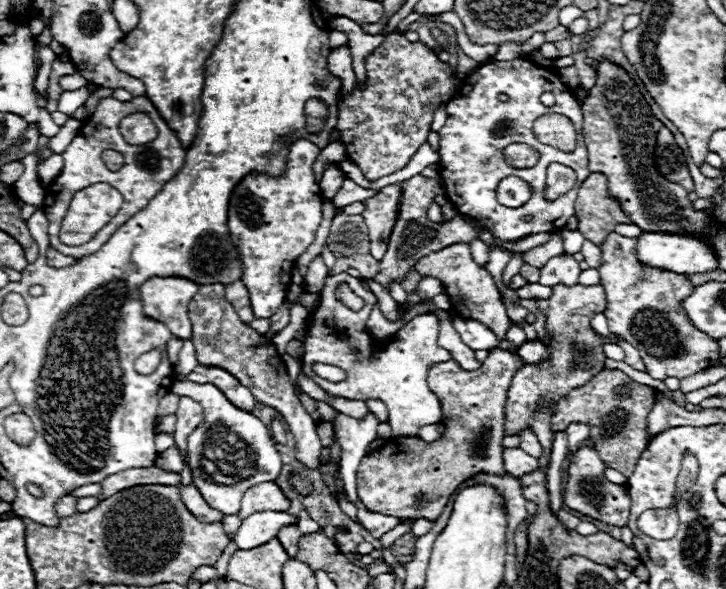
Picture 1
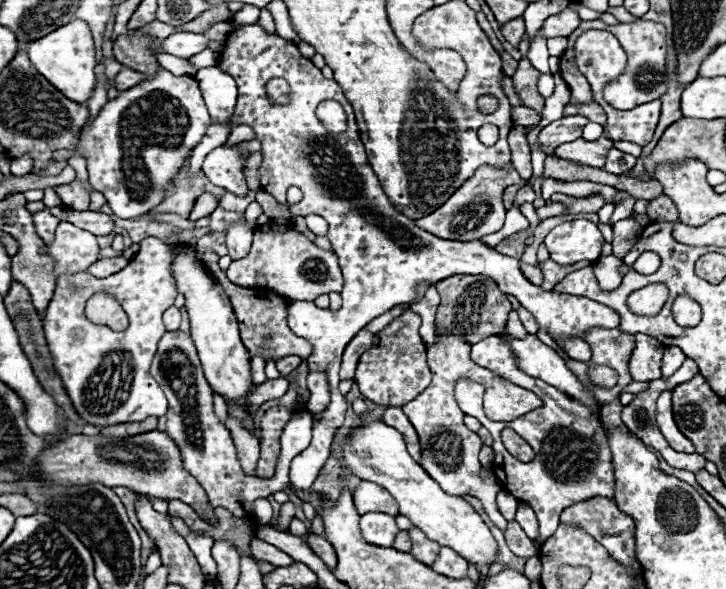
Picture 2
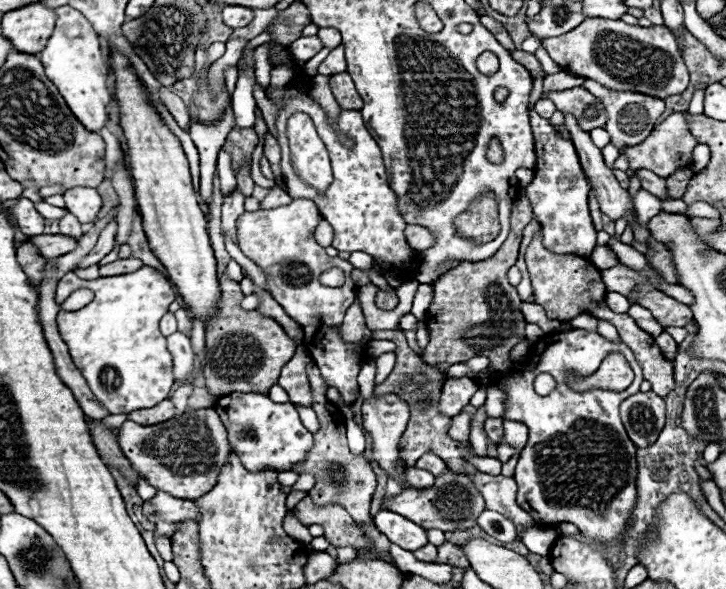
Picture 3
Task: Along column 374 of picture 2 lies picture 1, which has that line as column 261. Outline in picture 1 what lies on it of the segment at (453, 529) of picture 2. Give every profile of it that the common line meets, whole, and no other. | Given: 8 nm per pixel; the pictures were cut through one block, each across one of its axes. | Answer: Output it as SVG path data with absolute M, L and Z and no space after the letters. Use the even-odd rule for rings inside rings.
M174 380L172 392L178 396L192 396L204 406L204 422L188 438L188 462L194 474L194 486L202 498L222 514L238 514L240 500L252 484L274 482L280 476L282 460L272 442L270 428L250 412L232 406L214 384L198 384L190 380ZM208 448L220 448L216 454L206 456ZM226 454L226 456L222 456Z

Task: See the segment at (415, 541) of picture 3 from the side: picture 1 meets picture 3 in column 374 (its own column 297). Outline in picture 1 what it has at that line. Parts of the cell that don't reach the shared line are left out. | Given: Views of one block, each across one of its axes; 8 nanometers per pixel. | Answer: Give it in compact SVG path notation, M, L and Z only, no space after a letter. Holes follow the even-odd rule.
M272 510L256 512L242 520L242 526L234 540L238 548L256 548L276 538L282 526L298 524L298 520L300 518L290 512L272 512Z

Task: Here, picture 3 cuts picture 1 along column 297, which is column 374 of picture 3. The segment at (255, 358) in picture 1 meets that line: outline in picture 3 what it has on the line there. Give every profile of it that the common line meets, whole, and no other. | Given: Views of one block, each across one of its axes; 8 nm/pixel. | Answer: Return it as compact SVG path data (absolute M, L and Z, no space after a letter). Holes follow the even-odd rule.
M398 394L370 396L362 402L364 428L374 440L374 458L388 472L394 472L398 458L398 440L406 430L410 418L410 408L404 398Z

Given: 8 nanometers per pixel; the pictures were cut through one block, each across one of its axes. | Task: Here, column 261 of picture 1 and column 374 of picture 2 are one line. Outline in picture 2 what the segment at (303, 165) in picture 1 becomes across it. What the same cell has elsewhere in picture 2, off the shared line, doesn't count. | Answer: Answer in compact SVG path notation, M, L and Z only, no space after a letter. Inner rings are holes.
M260 24L242 26L226 38L226 50L218 58L218 68L228 72L238 84L238 102L228 120L230 130L238 124L246 124L262 144L262 164L258 168L262 190L272 194L280 204L288 204L286 190L298 186L302 190L302 200L298 204L288 204L290 212L294 216L318 214L328 222L328 238L344 272L344 302L340 310L320 310L312 302L288 302L288 324L298 336L308 338L314 344L310 372L324 372L330 380L328 406L322 412L312 414L312 442L290 464L290 484L296 490L308 492L312 488L322 466L330 458L332 438L344 424L346 400L338 390L338 372L348 340L352 340L352 336L356 336L356 332L376 316L388 312L396 304L410 302L416 296L416 286L420 282L436 284L454 274L486 274L496 280L504 294L516 296L520 304L532 312L538 328L546 330L554 342L572 336L584 340L590 328L620 326L620 316L604 304L584 296L544 292L540 286L534 286L522 274L520 260L504 256L478 240L442 240L414 226L414 220L408 220L408 216L396 212L366 160L352 106L344 98L342 88L334 80L326 80L310 60L302 58L296 44L266 32ZM272 78L284 78L288 82L290 94L286 104L272 104L268 100L264 88ZM324 100L336 100L342 104L348 116L342 134L328 132L316 118L316 108Z

